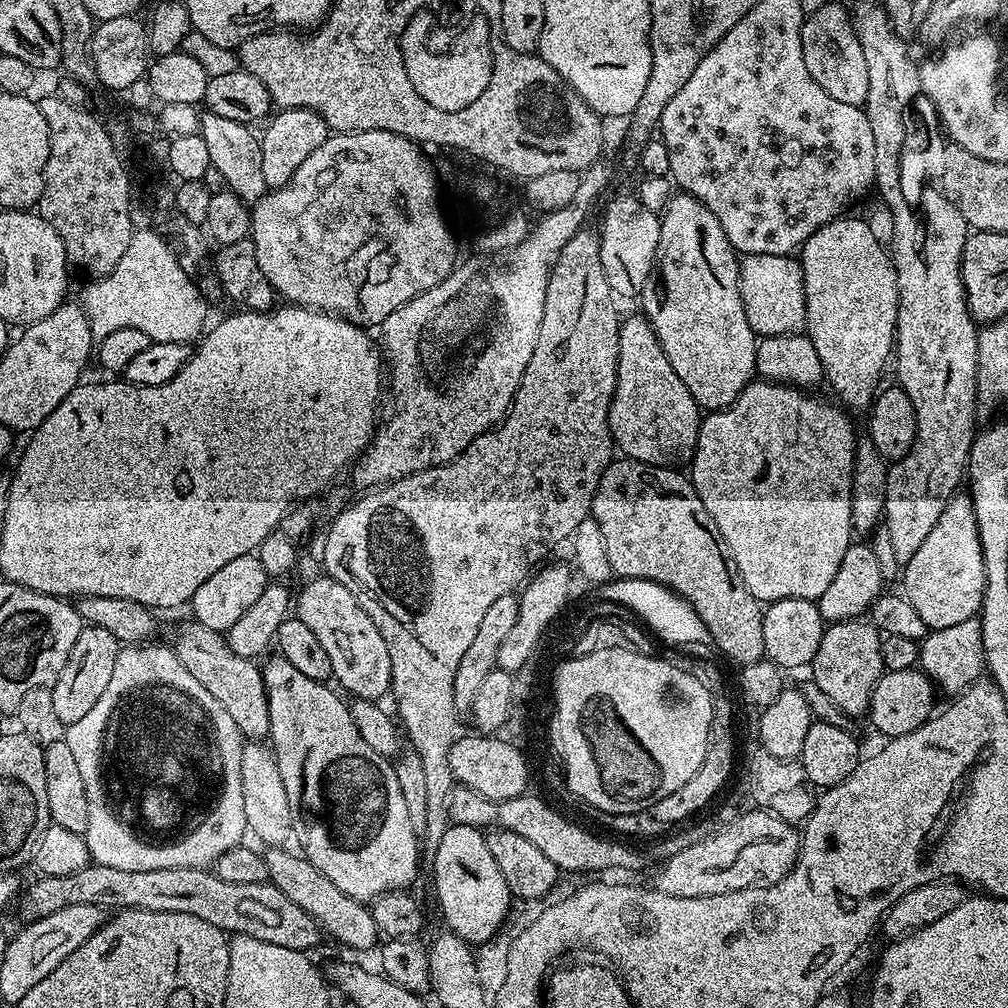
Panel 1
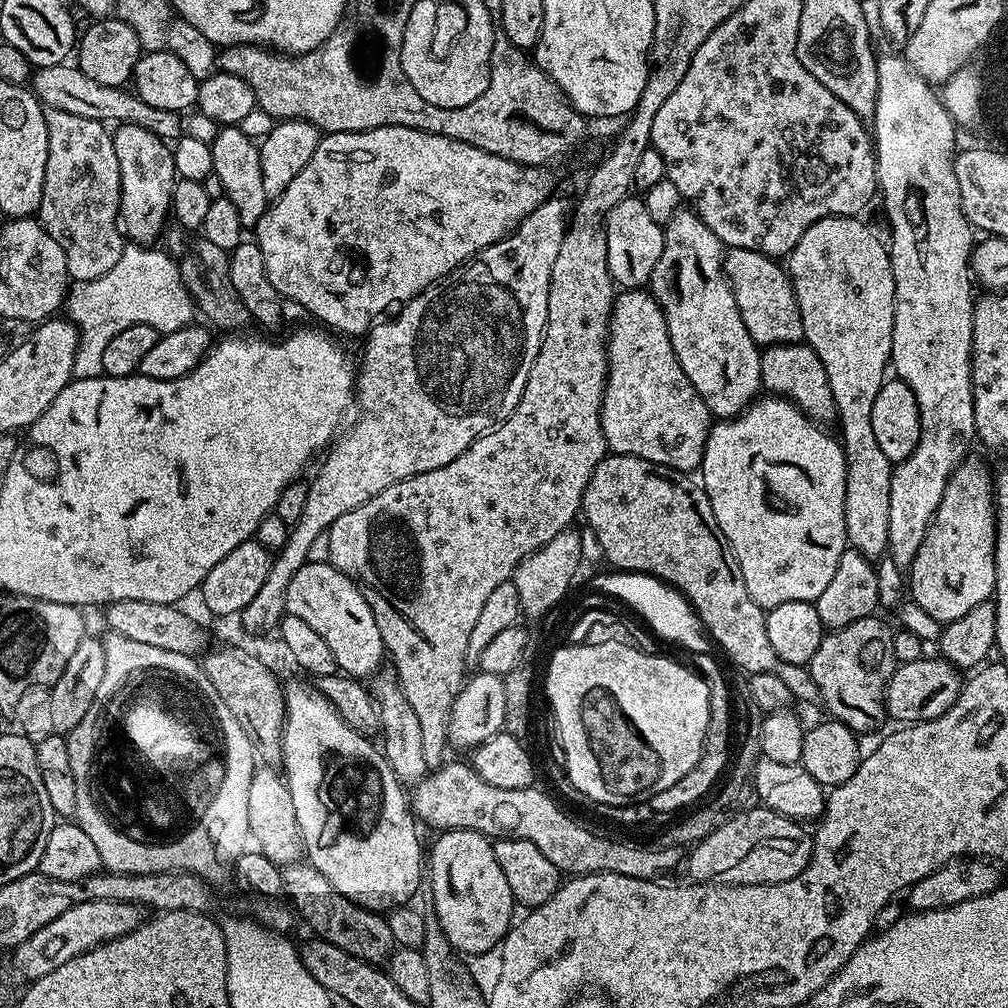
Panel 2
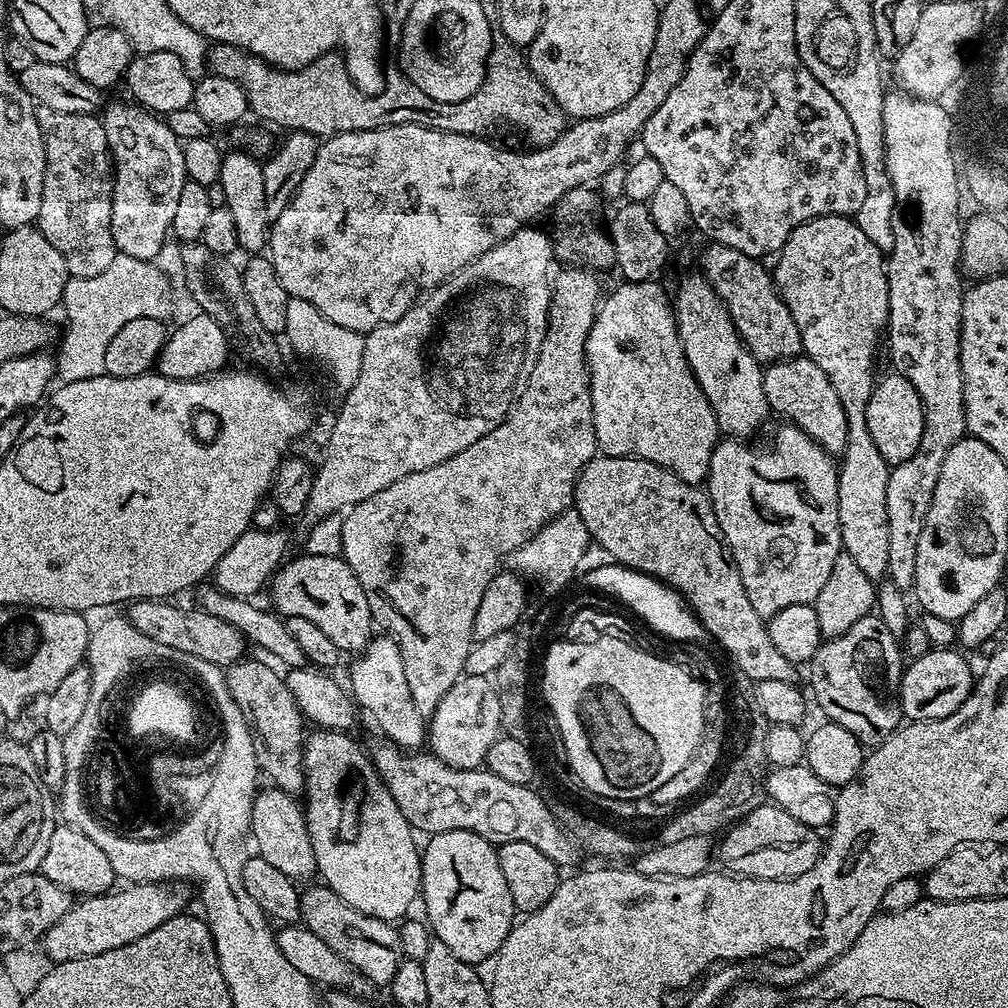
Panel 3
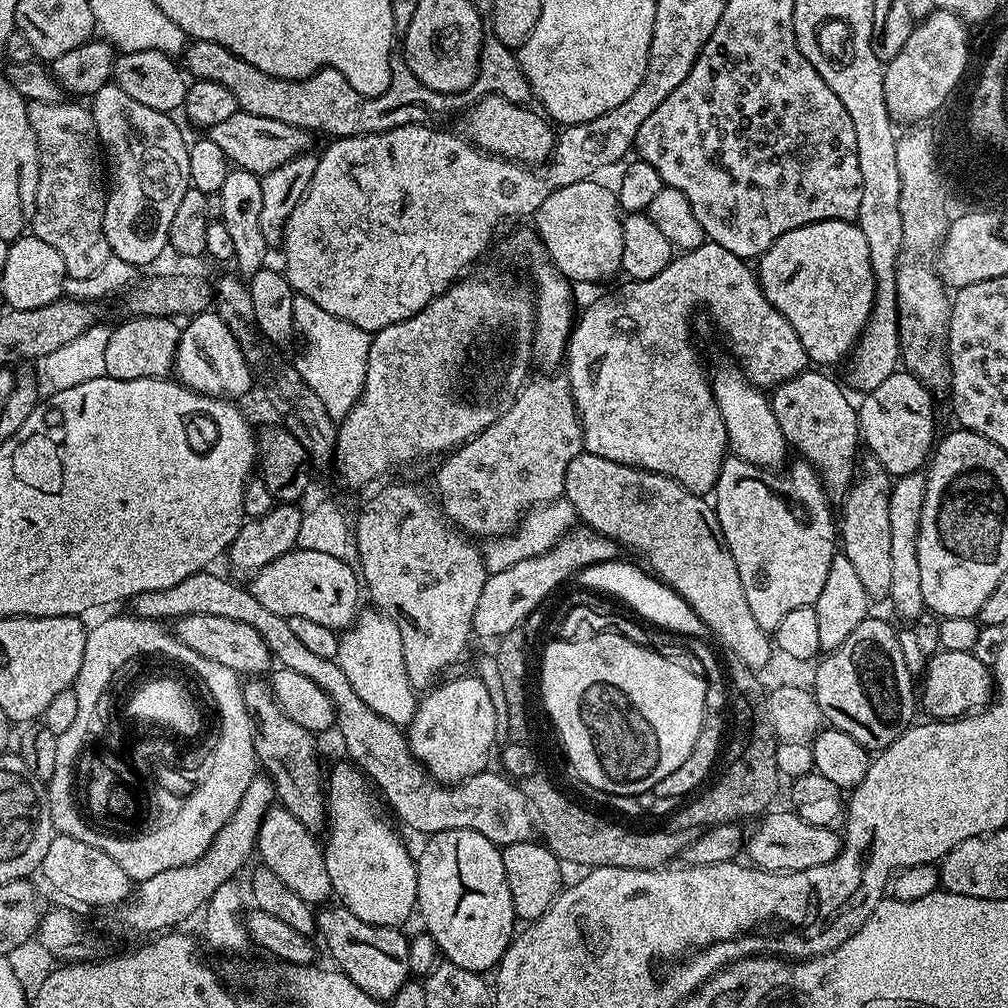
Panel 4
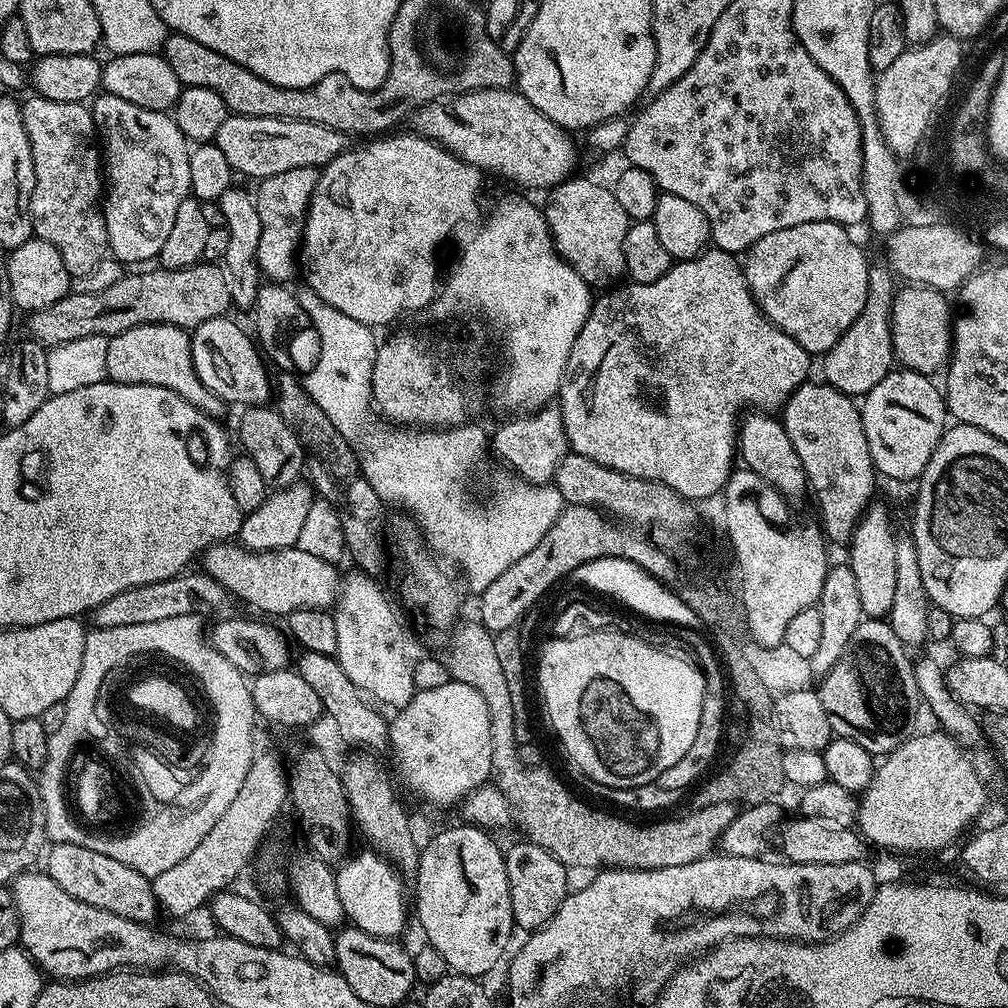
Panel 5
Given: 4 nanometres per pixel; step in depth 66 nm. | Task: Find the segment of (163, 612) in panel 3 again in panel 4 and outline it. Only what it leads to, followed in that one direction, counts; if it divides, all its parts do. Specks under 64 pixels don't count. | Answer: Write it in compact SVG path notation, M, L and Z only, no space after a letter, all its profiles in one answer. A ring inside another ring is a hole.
M214 614L181 616L175 621L174 635L177 640L190 646L190 650L202 654L202 658L218 662L221 666L230 666L230 670L239 672L244 678L259 677L274 664L262 634L258 634L258 630L252 626L246 626L246 622L234 622L234 618L214 618Z

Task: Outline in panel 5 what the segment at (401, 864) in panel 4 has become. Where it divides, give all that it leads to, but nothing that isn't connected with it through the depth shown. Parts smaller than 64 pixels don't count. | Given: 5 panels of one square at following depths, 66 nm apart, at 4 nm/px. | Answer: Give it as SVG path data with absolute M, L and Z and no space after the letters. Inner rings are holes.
M367 850L349 855L335 869L338 886L338 902L342 902L342 910L350 921L351 927L366 930L366 934L374 934L387 940L397 939L404 928L406 916L410 908L404 905L404 884L401 873L381 853Z

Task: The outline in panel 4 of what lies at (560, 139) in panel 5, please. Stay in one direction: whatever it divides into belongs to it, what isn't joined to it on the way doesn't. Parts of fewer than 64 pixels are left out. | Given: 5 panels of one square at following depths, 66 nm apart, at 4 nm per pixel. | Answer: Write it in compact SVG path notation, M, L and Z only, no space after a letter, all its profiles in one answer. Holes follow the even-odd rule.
M484 96L470 107L467 135L475 146L491 152L492 155L500 155L504 159L529 166L544 163L551 156L556 134L550 130L546 124L547 119L541 113L538 115L524 108L525 105L504 96Z

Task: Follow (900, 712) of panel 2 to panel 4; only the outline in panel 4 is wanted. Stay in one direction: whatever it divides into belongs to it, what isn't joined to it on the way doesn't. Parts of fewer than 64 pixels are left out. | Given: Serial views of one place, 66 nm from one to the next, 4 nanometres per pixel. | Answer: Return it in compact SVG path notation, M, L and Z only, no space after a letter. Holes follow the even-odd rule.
M939 651L928 657L928 665L924 668L922 683L918 688L918 704L929 712L929 717L938 720L955 720L957 716L969 715L973 710L980 710L993 699L994 681L987 663L976 657L975 651L953 652Z

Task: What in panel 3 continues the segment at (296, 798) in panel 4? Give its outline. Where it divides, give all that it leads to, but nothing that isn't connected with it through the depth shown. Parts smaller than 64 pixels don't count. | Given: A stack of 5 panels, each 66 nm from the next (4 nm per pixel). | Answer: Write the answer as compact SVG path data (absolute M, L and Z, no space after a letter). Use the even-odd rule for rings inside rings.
M241 658L235 664L227 665L224 678L230 690L230 698L242 710L248 729L252 732L254 754L265 777L269 776L275 787L289 794L304 791L304 741L306 721L300 715L300 708L288 689L288 681L268 664L260 660Z

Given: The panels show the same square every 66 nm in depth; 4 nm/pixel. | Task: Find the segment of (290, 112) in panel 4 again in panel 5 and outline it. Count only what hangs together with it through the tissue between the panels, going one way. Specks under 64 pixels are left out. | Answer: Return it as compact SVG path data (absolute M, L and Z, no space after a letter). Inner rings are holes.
M175 34L169 35L168 39L164 41L162 55L166 62L170 62L170 70L174 70L174 74L178 74L181 85L189 88L202 86L203 88L214 90L214 94L221 95L222 102L226 102L229 113L248 115L254 118L301 120L302 122L320 123L322 126L332 127L334 130L345 134L352 134L352 132L387 133L397 127L395 124L403 116L405 118L411 117L417 108L435 101L441 95L439 92L450 92L449 94L452 94L457 91L457 89L455 90L457 77L452 74L449 75L447 80L436 80L436 76L432 76L432 80L396 80L396 100L392 100L392 108L388 108L388 88L377 88L374 92L363 92L337 72L326 74L326 78L322 78L309 88L274 86L274 82L266 82L266 78L258 78L258 74L246 70L246 66L238 66L238 62L226 58L226 54L218 54L218 50L210 50L210 46L202 46L202 42L194 42L194 38L186 38Z

